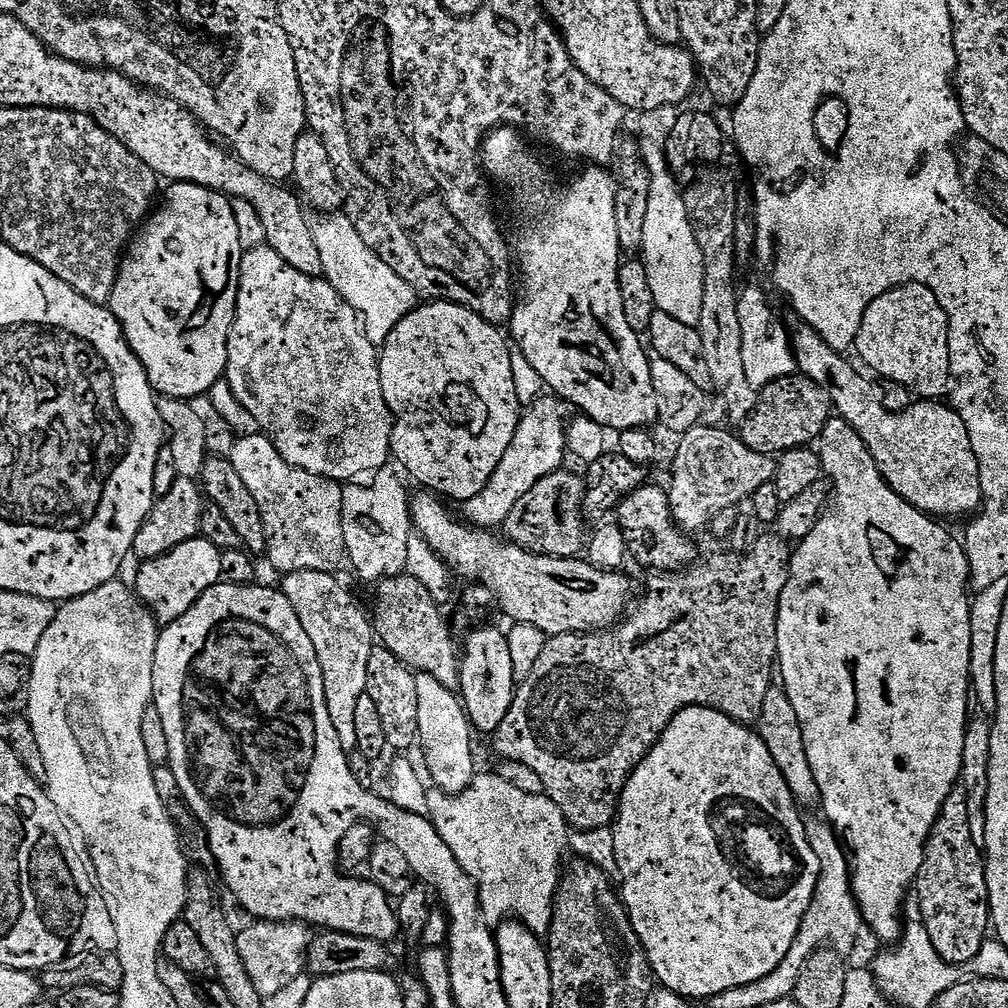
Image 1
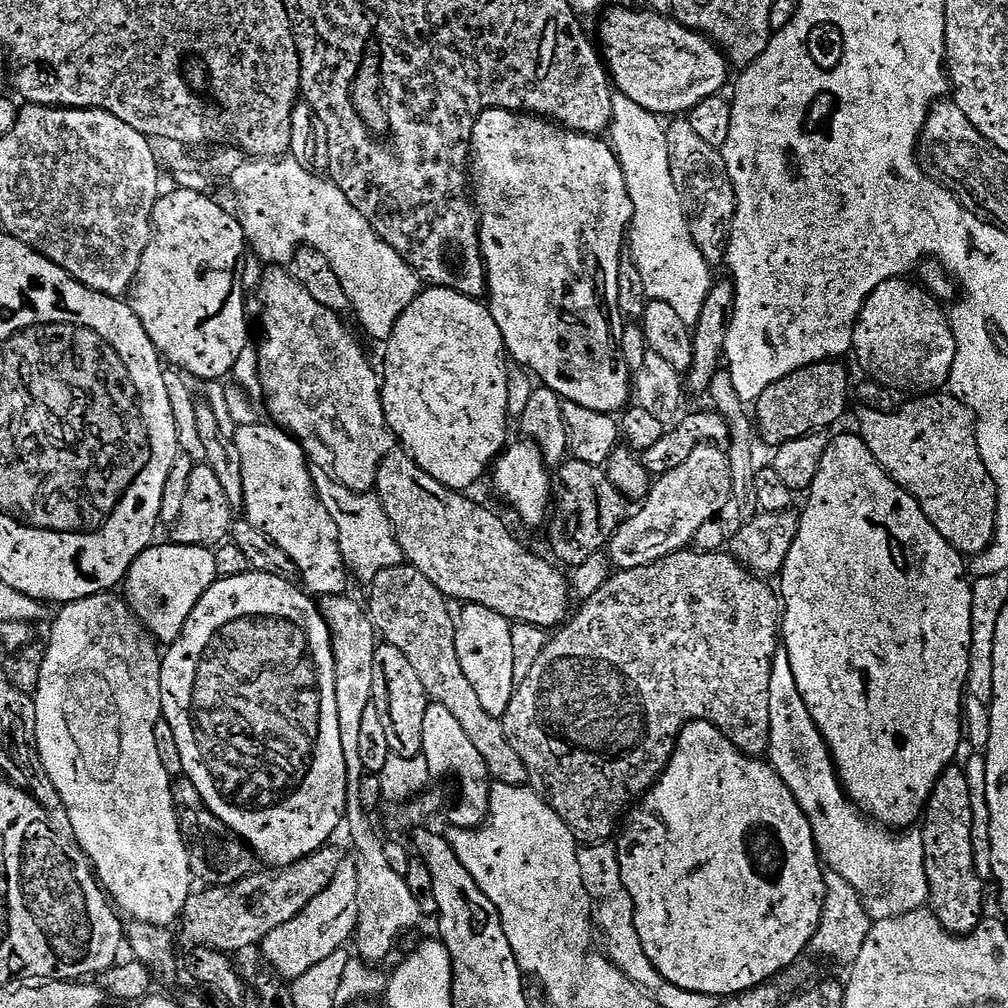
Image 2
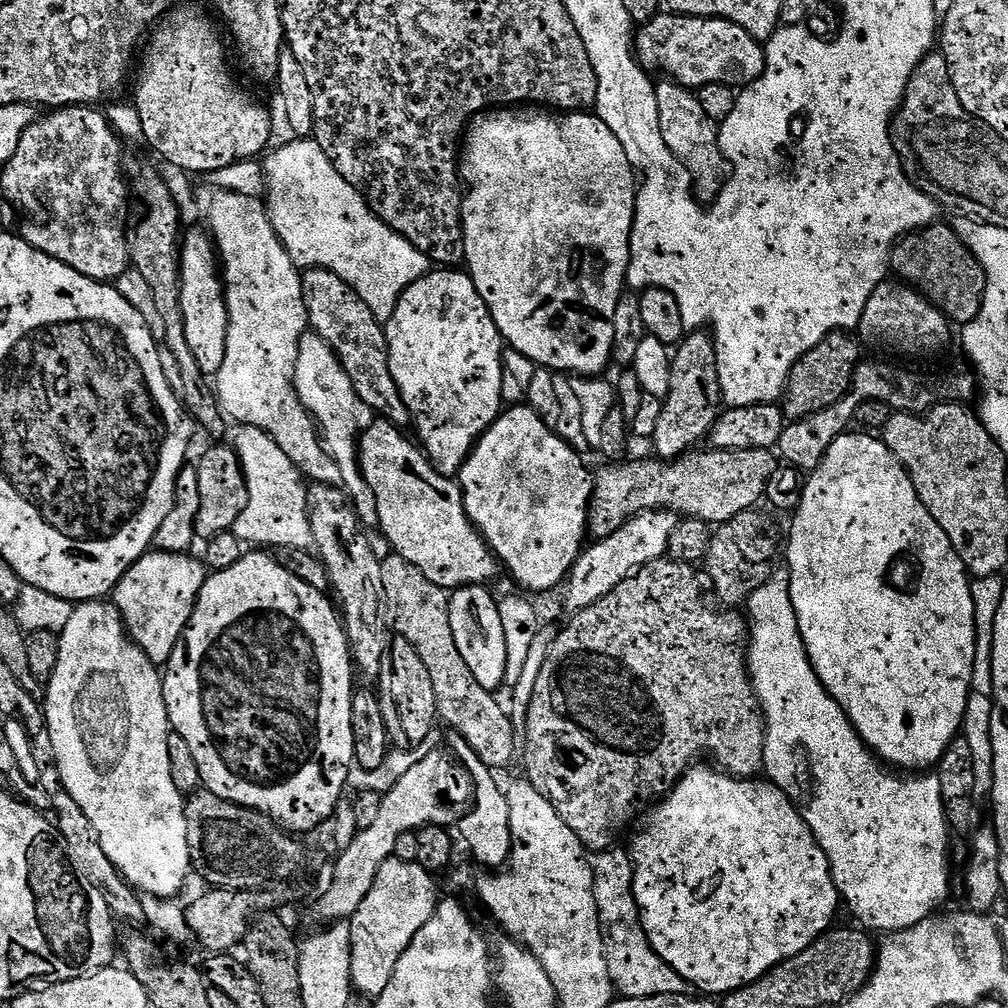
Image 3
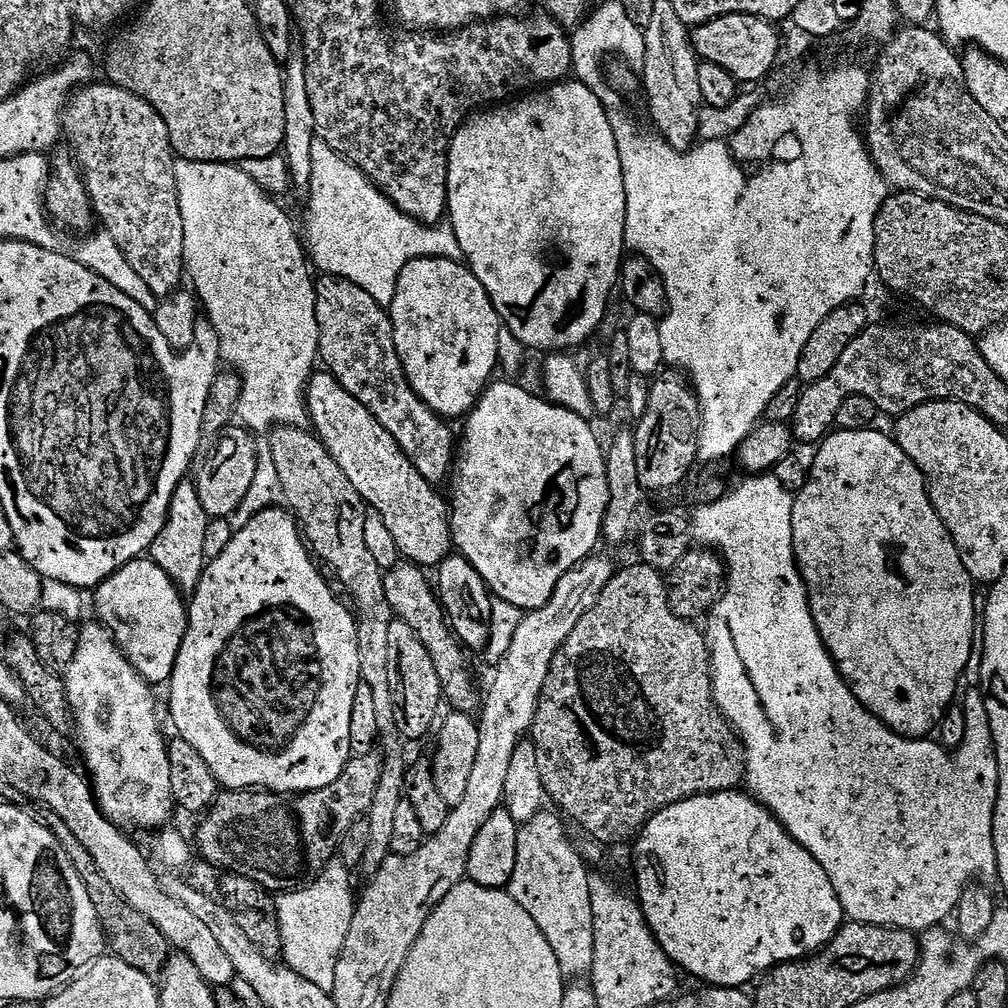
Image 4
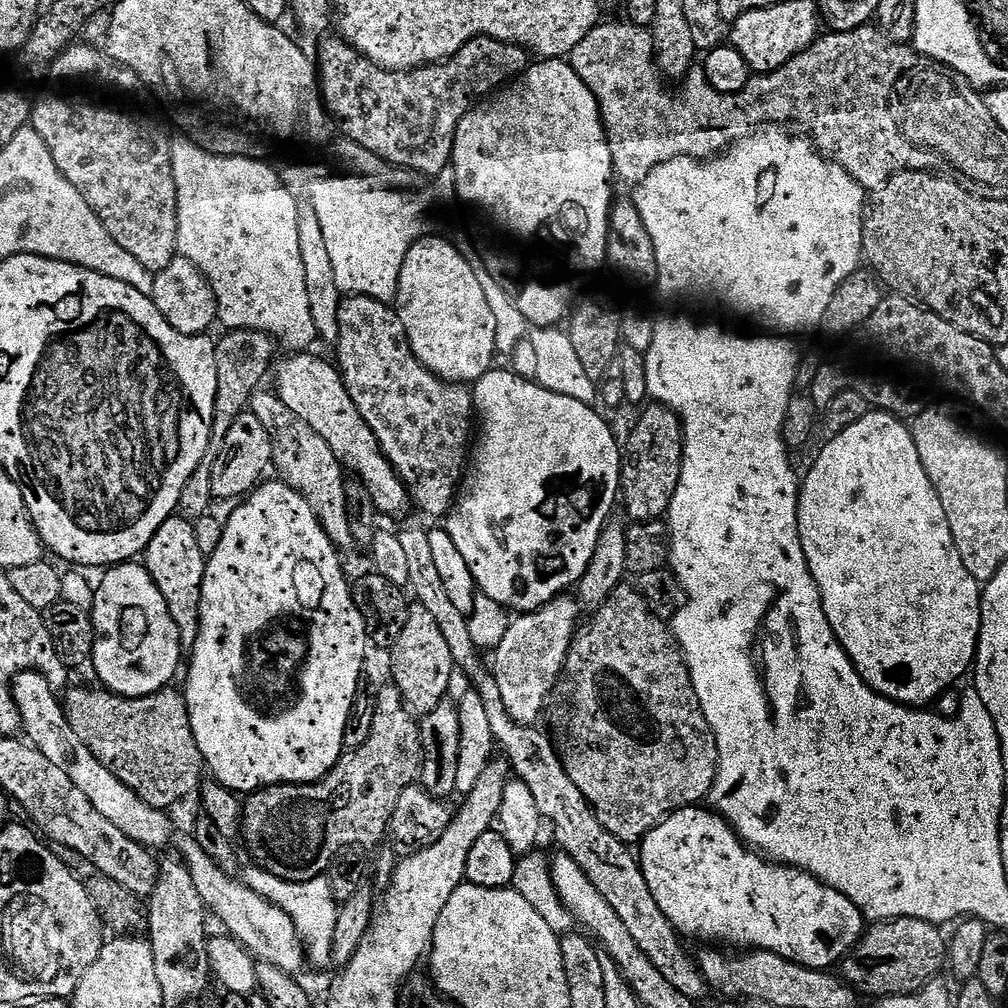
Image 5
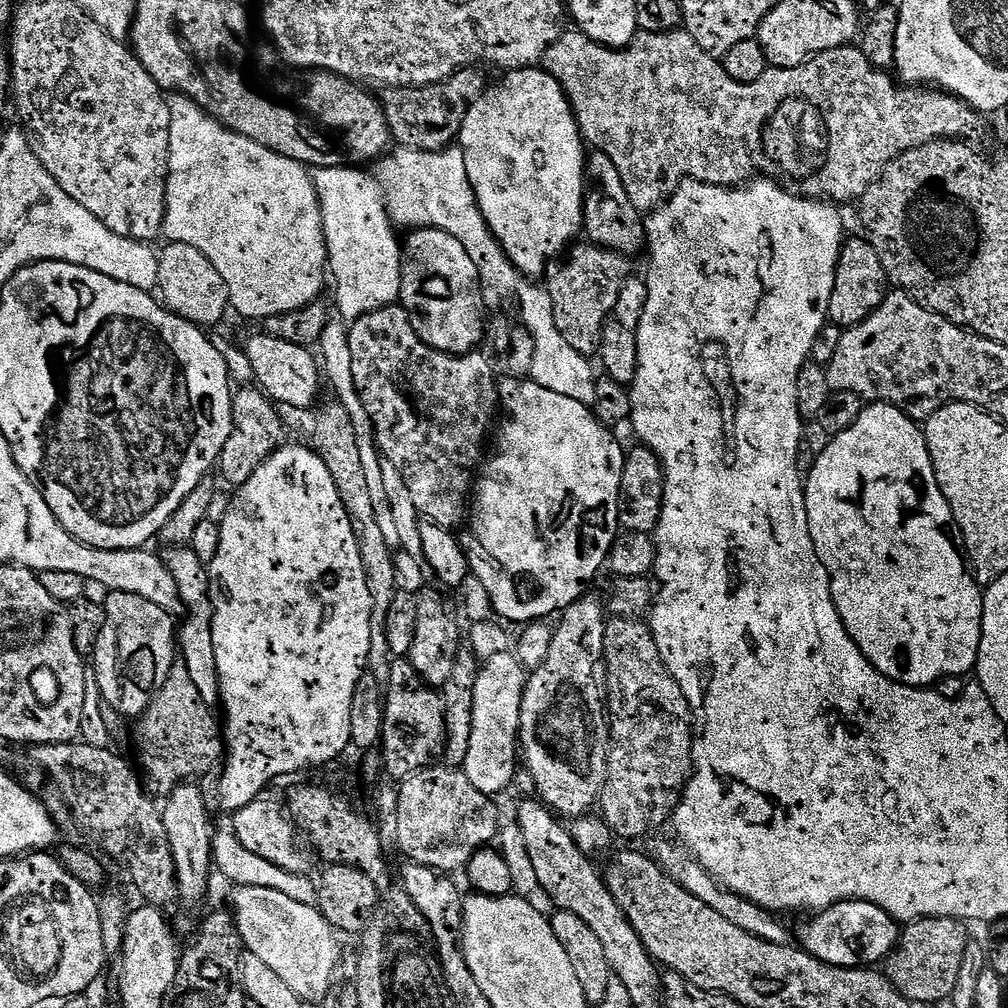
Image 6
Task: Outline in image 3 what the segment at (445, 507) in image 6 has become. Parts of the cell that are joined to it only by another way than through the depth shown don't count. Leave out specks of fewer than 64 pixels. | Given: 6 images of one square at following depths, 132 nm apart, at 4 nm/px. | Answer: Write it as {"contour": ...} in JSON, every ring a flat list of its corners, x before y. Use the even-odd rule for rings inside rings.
{"contour":[[310,268,303,273,304,301,311,331,321,336,342,362,346,374,365,409,373,408,376,414,400,422,405,419,404,400,390,374,388,343,384,337,384,324,370,314,370,306,338,274,325,268]]}

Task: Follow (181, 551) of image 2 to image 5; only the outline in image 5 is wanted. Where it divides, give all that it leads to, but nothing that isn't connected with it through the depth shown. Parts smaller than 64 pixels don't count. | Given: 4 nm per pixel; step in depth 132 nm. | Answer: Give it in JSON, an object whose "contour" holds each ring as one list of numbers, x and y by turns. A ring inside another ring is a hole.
{"contour":[[129,562,115,565,103,573,104,576,95,585,93,608,90,613,92,625,96,631,96,641,92,647,90,668,96,671,107,691,115,692,118,696,126,696,133,700,139,696,149,696,160,692,173,683,176,671,181,671,180,635,178,626,174,626,174,618,170,618,170,606,166,606,166,598,162,598,162,590,154,582,148,569,140,562]]}

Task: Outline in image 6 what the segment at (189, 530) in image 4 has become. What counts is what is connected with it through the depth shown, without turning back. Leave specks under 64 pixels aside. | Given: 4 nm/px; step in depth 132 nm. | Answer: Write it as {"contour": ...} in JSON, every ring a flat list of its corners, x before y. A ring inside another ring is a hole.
{"contour":[[191,546,165,547,162,552,164,564,178,582,178,594,184,603,186,615,178,624,178,658,186,662,186,670,194,681,202,702,210,706,220,704,220,678,218,657,214,655,214,630,212,629,212,600,208,596,208,570,194,554]]}

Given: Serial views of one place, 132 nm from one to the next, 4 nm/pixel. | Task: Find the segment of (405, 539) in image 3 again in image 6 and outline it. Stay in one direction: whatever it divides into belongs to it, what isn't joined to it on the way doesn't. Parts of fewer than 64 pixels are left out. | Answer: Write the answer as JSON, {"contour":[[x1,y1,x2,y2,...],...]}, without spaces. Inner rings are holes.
{"contour":[[259,334,243,345,245,354,254,366,256,384,268,395,269,400,288,408,308,408,316,400,322,386,322,368,317,357,309,349,298,346,292,340]]}

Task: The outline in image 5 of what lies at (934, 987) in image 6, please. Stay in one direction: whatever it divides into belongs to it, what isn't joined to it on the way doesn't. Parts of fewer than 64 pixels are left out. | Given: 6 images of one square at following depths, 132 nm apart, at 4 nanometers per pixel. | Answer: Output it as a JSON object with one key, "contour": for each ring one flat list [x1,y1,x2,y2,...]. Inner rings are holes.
{"contour":[[901,918,901,920,885,920,883,922,876,922,871,925,865,931,863,939,856,944,856,947,844,957,842,961,842,976,847,983,851,984,853,988,856,989,857,993,863,994,864,992,868,996,876,996,875,998,883,998,886,996,911,996,915,992,920,992,925,986,928,985,932,980,937,979,941,975,940,971,945,971,946,961,948,958,948,945,949,941,946,939,946,936,943,936,941,929,935,924,930,922,922,922,918,918]]}

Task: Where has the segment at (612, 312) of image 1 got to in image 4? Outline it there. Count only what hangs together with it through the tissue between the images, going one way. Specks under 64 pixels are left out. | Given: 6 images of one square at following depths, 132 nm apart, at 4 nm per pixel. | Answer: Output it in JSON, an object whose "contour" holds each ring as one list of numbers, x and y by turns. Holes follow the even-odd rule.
{"contour":[[572,78,567,82,521,95,515,102,504,102,499,106,471,113,454,134,452,145,448,148,447,219,458,238,458,246,462,246,462,254,468,267,472,269,478,282,482,282,494,310,500,316,501,325,514,338,518,338,525,349,537,348,543,354,555,354,585,347,597,335,599,324,606,314,607,299,620,279,620,269,626,259,626,186,622,158,618,154,616,135,608,121,609,115,609,109,605,108,593,92,579,80]]}

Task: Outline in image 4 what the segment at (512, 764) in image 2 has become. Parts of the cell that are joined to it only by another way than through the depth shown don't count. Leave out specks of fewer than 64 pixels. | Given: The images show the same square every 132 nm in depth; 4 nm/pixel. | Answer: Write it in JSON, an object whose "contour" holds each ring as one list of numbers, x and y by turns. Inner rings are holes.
{"contour":[[401,562,389,572,384,573,384,589,386,590,386,602,392,607,395,619,406,622,414,634,430,650,430,658,434,658,434,670,438,670,440,685,444,691,443,699,453,705,455,711,475,713,481,707,482,696,476,693,476,684,468,673,468,664,464,661,465,653,460,642,452,631,452,625,448,623,448,617,444,611,444,605,440,602,437,589,427,580,425,569,419,564]]}

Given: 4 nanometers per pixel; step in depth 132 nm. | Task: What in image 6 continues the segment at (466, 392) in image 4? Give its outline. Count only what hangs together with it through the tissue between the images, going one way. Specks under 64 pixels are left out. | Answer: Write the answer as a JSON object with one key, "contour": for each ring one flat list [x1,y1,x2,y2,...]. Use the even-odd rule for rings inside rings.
{"contour":[[421,228,407,237,402,248,402,286,399,303,408,311,410,322,422,338,434,350,448,352,452,356,464,356,467,352,477,351,486,336,486,305,480,295,480,275,474,266,474,258,466,254,466,246,450,234,437,228]]}

